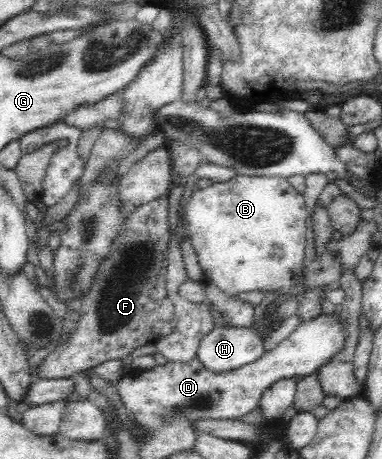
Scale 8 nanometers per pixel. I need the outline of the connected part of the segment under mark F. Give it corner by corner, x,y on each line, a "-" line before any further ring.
168,195
162,196
161,198
152,200
147,204
135,207
133,212
128,214
128,218
122,222
118,234
114,236
114,240
110,243
110,252
104,260
100,260
98,264
98,270
94,273
90,286
86,289
83,294
83,300
81,302
81,308
79,309
81,315
80,320
77,321
76,329
69,335
70,338
63,340
51,353
49,353
41,362
36,366
35,372
33,373
33,380
52,380
57,378
68,378
74,377
77,373
82,372
86,369
92,369
104,361
109,360
120,360
127,354
130,354
135,348
140,346
146,346
146,344
155,344
156,341
161,340
174,332
177,326
176,314
174,313
173,301
168,297
166,288
166,274
169,266
169,249
168,240
170,238
169,223
168,223

